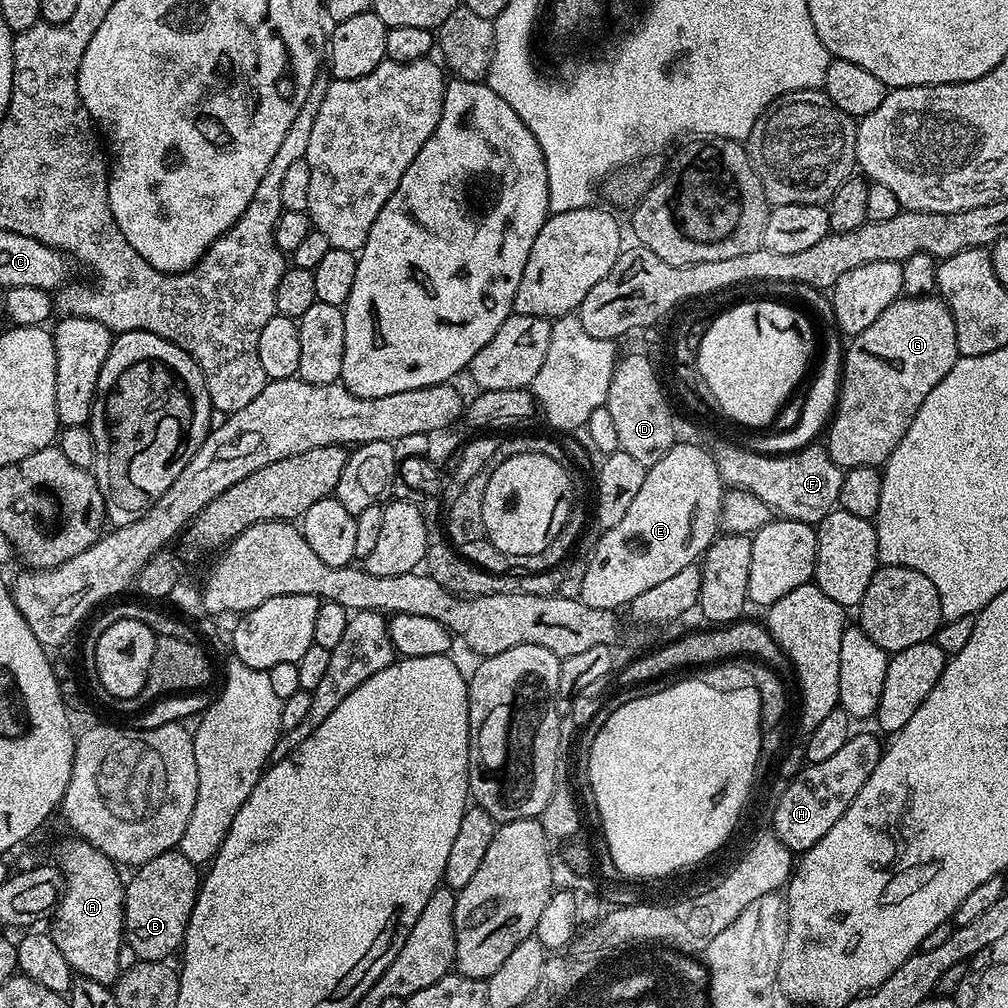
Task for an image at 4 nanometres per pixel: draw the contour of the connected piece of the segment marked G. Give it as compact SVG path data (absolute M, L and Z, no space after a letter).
M939 295L904 296L895 300L866 330L847 341L840 377L840 391L835 409L826 428L826 447L830 458L842 469L883 465L894 454L894 446L902 442L902 434L910 430L918 406L926 402L926 394L954 370L954 362L961 357L958 338L954 334L954 318Z

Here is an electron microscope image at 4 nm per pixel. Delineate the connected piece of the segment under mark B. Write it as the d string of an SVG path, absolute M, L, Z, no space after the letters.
M178 850L158 854L158 858L150 858L150 862L139 865L132 877L127 877L124 885L124 940L132 947L136 960L169 959L171 952L179 953L184 943L186 926L190 922L190 914L194 910L194 902L200 893L201 873L197 865L190 862Z

